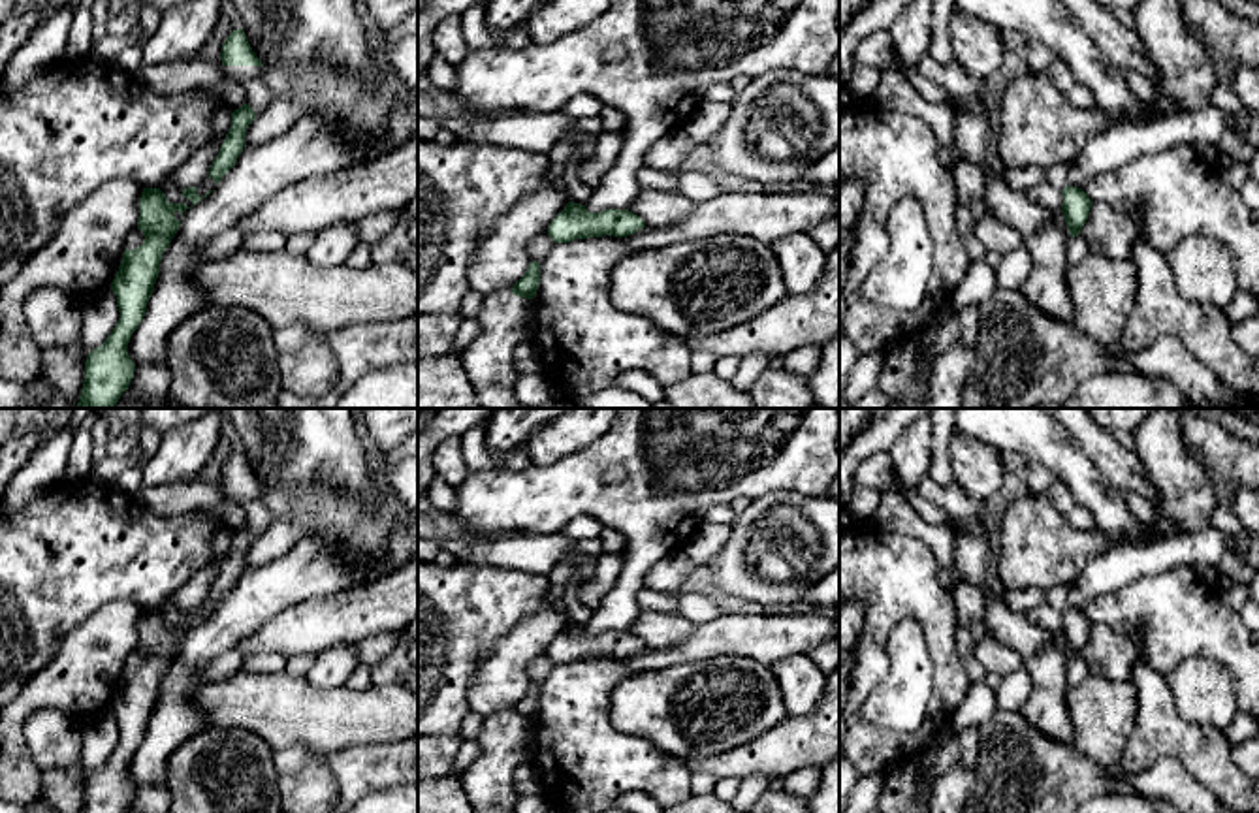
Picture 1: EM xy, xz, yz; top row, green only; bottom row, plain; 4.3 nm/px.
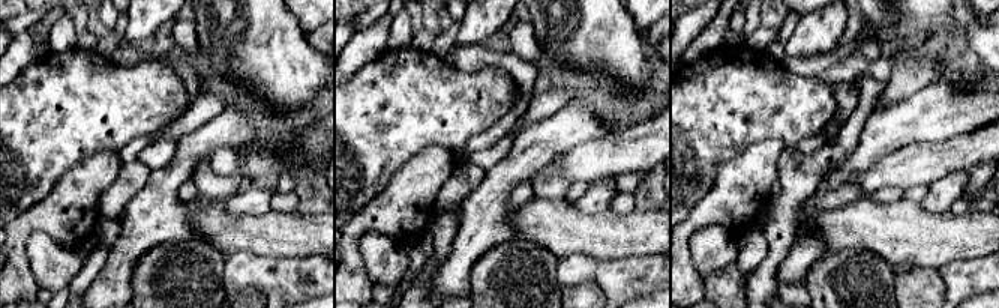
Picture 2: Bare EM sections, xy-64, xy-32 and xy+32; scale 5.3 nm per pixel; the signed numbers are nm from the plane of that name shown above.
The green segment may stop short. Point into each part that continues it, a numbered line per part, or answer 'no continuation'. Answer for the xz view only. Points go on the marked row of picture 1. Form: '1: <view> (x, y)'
no continuation

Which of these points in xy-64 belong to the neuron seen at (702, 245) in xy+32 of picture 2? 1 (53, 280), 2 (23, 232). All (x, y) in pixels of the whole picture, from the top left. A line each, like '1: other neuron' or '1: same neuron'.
1: same neuron
2: other neuron

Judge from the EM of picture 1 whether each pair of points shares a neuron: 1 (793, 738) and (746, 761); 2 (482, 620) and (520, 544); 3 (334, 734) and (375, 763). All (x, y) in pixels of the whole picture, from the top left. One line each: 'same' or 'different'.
1: same
2: different
3: different

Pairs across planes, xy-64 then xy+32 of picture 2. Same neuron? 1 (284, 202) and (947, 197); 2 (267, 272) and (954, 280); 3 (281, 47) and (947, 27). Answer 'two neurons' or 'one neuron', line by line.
1: two neurons
2: one neuron
3: one neuron

